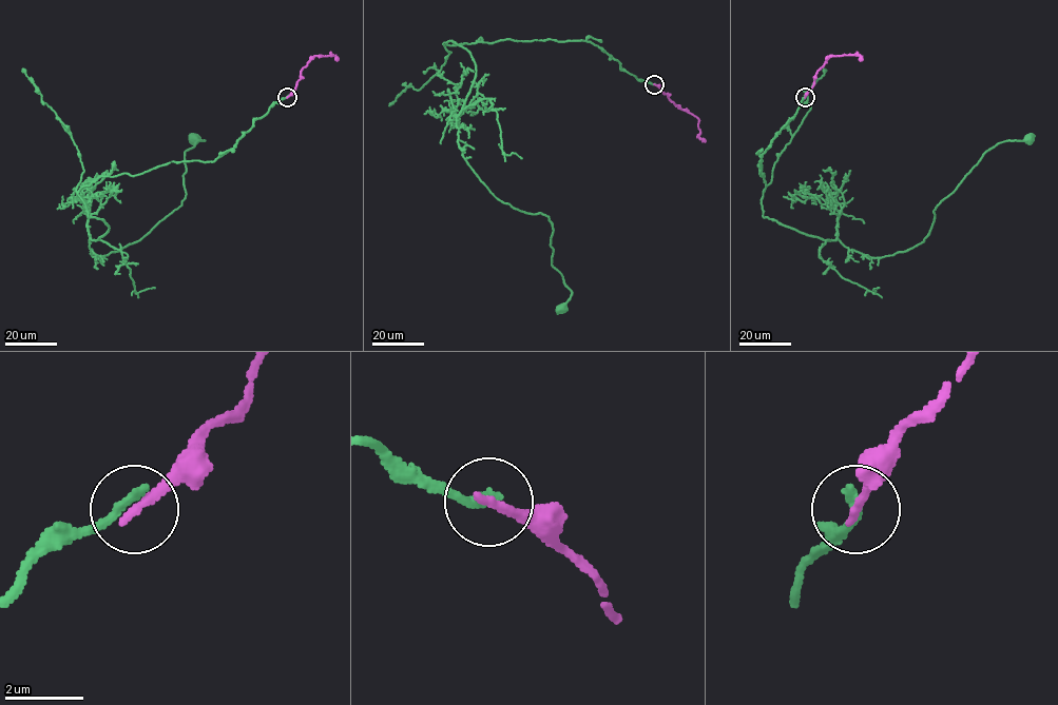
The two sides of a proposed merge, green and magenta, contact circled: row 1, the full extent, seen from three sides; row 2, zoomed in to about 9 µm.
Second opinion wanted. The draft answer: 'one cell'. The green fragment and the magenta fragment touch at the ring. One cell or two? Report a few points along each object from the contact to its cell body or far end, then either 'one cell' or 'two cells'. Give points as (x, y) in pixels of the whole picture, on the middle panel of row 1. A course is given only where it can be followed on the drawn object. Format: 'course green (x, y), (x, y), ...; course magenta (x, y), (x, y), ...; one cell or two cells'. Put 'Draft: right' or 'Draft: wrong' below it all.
course green (654, 84), (587, 41), (445, 42), (476, 69), (462, 156), (496, 197), (549, 217), (561, 310); course magenta (654, 84), (681, 110), (698, 119), (698, 136), (706, 141); two cells
Draft: wrong

